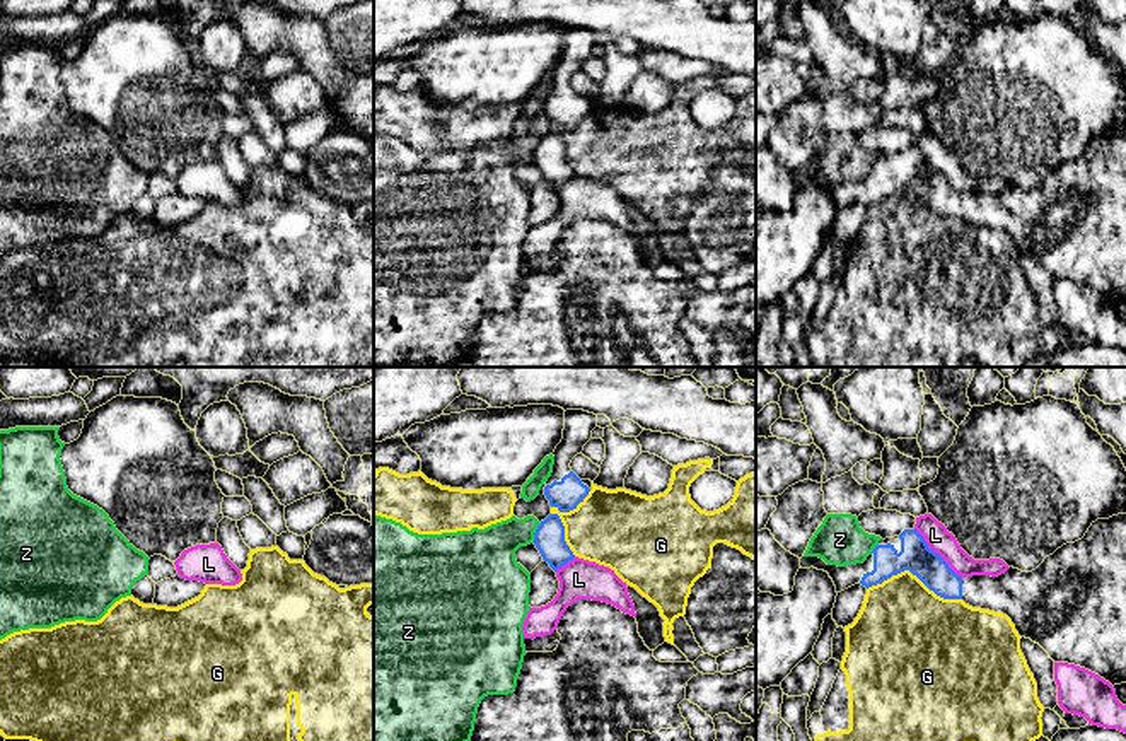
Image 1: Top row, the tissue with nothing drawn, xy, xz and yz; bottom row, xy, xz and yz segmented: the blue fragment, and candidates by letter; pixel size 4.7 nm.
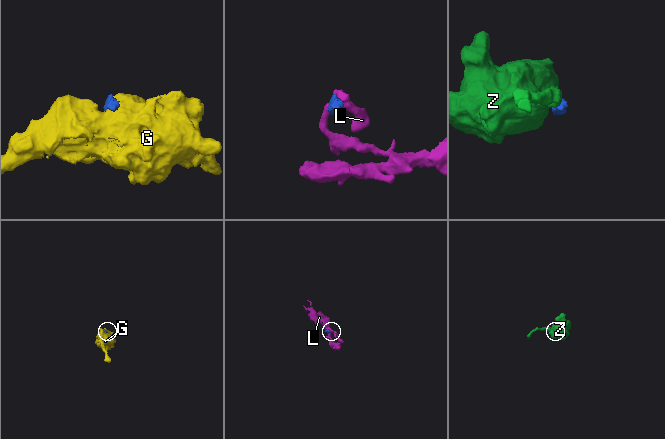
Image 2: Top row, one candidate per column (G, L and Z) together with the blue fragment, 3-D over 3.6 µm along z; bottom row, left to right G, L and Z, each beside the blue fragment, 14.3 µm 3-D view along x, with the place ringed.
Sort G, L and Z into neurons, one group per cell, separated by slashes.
G / L / Z

